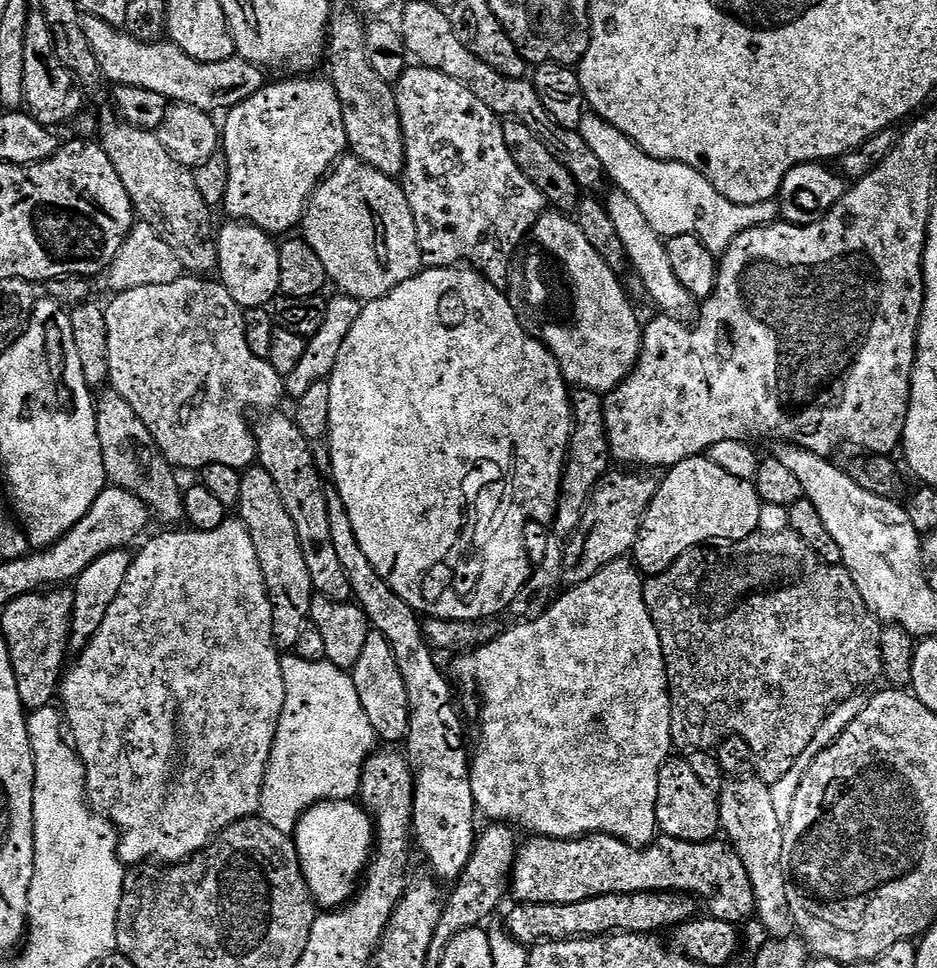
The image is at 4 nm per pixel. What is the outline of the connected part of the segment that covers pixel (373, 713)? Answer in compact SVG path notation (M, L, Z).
M369 631L366 646L362 646L362 654L356 665L351 668L350 675L358 690L358 698L362 698L362 710L366 710L366 718L370 718L370 726L374 726L377 737L381 741L403 741L410 726L406 682L402 680L402 674L398 670L394 650L390 650L390 642L386 642L382 633Z

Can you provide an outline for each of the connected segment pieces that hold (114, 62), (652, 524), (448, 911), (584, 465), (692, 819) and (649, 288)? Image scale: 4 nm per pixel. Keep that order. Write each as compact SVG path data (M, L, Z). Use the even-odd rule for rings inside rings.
M81 15L82 30L86 34L86 42L90 42L90 50L94 50L94 58L98 58L100 75L106 81L113 80L113 85L125 88L126 86L138 86L142 90L154 90L154 94L162 94L169 102L176 104L189 104L198 110L209 114L223 113L229 108L238 106L246 102L258 90L262 90L266 83L265 69L258 64L251 64L249 60L241 60L239 56L234 55L228 60L222 62L198 62L190 58L178 47L171 42L149 42L146 40L135 40L127 30L121 30L110 26L110 22L102 22L102 18Z
M707 455L686 458L667 469L663 476L664 481L659 481L654 498L644 515L634 549L634 563L645 577L662 574L675 560L682 558L686 550L694 546L744 540L760 531L758 514L762 501L753 481L726 474L726 470L722 470L722 466L714 466L714 462Z
M488 826L488 828L479 833L476 838L476 844L472 848L472 857L470 862L466 862L466 870L461 874L460 879L455 881L452 893L447 893L446 903L444 905L444 913L438 922L438 930L436 931L436 944L443 946L452 941L454 937L465 928L474 928L483 925L484 919L495 910L500 904L500 899L503 898L504 892L506 896L506 889L510 884L510 877L512 875L512 863L516 860L516 853L518 851L518 839L511 832L513 829L508 826Z
M577 391L572 396L572 414L572 440L568 443L568 459L564 461L564 477L560 483L556 516L550 525L550 531L557 536L553 537L560 542L567 541L569 536L575 534L594 486L610 468L608 435L604 425L604 400L601 393Z
M669 758L658 774L657 829L669 840L685 840L695 844L715 841L721 831L720 806L717 797L713 789L704 785L698 775L694 774L687 759L676 759Z
M612 190L608 200L606 199L606 207L610 214L610 222L614 222L614 230L618 230L618 238L622 238L622 246L628 255L631 271L636 271L645 294L660 307L661 313L673 318L688 318L688 315L691 317L694 312L694 297L688 293L686 286L682 286L682 282L678 282L678 277L670 267L667 243L646 222L642 210L638 210L631 198L619 190Z

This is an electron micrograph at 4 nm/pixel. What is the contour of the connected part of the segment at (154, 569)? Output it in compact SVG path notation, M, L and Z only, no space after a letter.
M228 518L220 528L209 532L176 531L180 530L164 530L140 553L137 551L133 555L126 582L122 582L118 598L114 598L105 621L98 626L98 634L94 634L94 638L79 652L76 661L67 665L58 687L58 704L64 707L62 720L67 735L84 764L86 795L116 829L118 855L128 866L144 866L149 862L160 866L182 864L207 848L222 830L234 822L253 819L259 813L262 786L286 702L286 682L282 678L280 665L282 652L276 642L272 617L274 600L264 581L262 566L247 526L239 518Z

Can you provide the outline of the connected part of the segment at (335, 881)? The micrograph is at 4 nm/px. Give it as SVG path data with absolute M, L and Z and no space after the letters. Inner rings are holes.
M355 799L321 800L296 823L296 853L312 899L324 910L348 903L374 855L374 821Z

